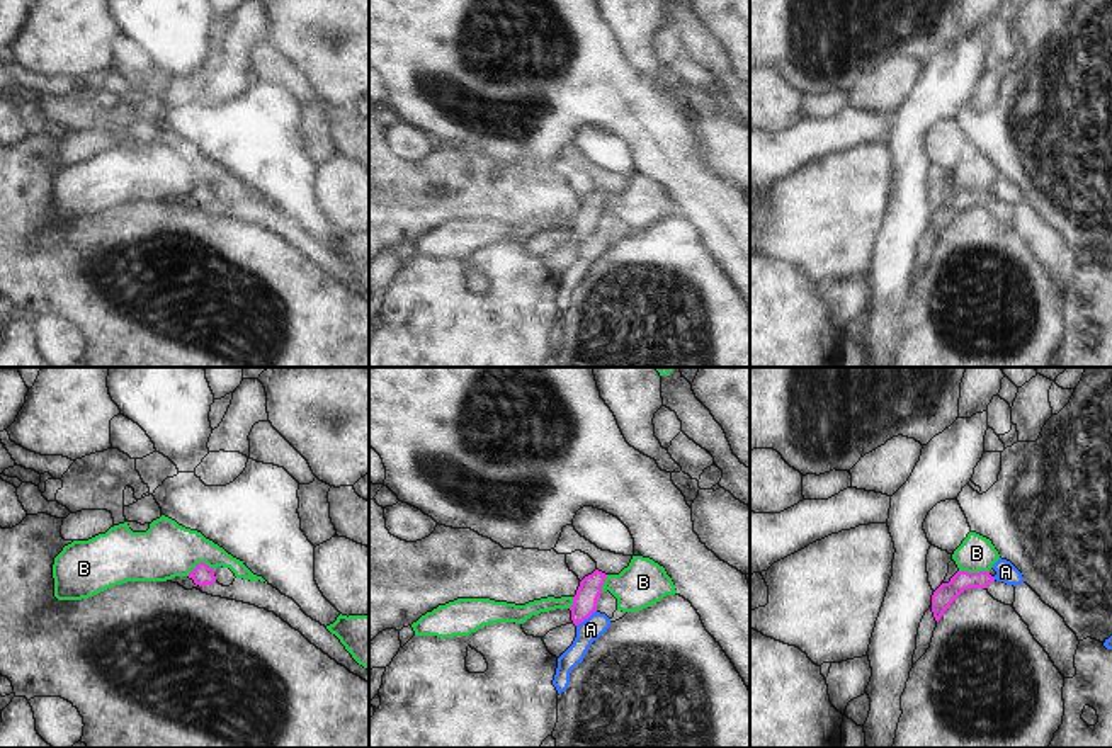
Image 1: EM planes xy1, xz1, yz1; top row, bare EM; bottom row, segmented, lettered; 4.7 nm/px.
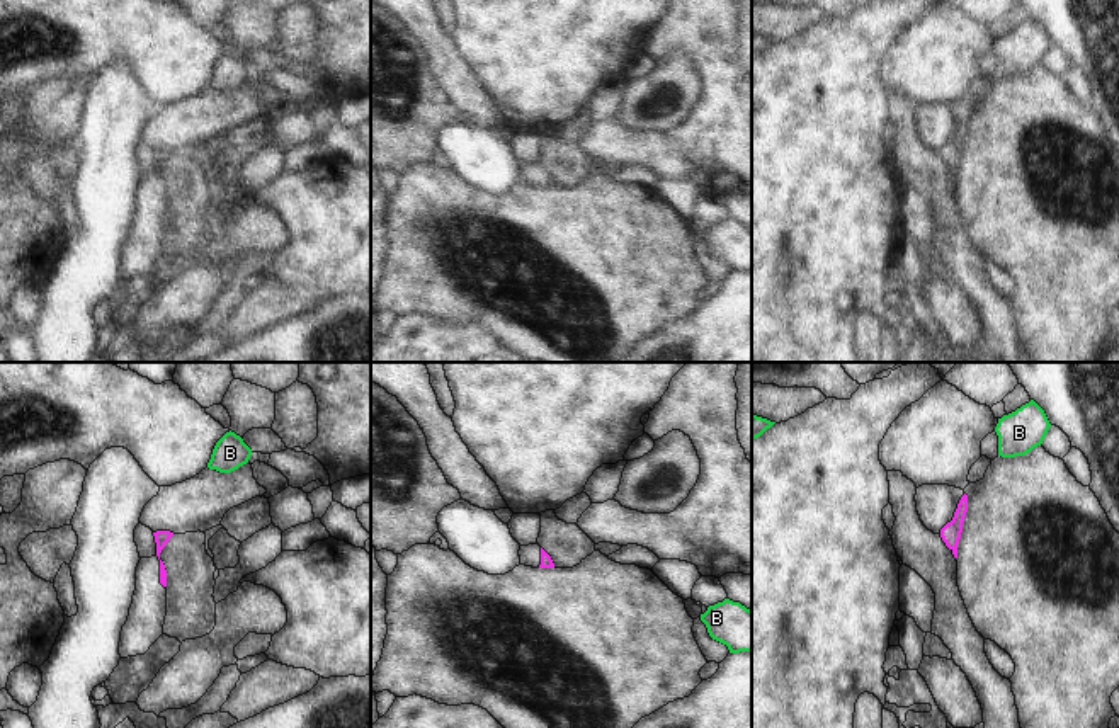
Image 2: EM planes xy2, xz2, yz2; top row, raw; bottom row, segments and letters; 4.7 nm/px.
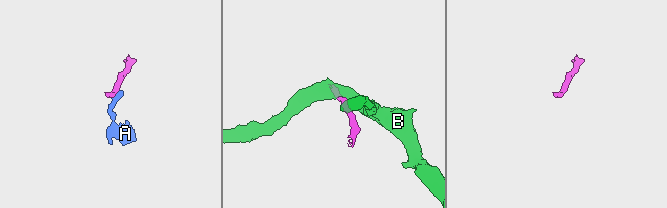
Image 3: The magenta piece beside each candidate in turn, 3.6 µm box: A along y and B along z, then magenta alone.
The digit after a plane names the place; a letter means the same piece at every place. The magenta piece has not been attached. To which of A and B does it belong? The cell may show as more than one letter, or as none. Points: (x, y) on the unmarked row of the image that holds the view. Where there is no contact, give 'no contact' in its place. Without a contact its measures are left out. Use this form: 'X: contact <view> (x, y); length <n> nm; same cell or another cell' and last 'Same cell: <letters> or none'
A: contact xz1 (585, 237); length 130 nm; another cell
B: contact yz1 (975, 192); length 140 nm; another cell
Same cell: none

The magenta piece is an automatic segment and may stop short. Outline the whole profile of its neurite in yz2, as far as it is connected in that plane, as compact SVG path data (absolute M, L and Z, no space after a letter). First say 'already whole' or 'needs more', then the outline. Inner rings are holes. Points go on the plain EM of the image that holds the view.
already whole; M964 112L957 122L954 136L940 148L940 156L946 165L952 170L954 177L957 177L957 163L963 151L963 141L968 131L968 114Z

